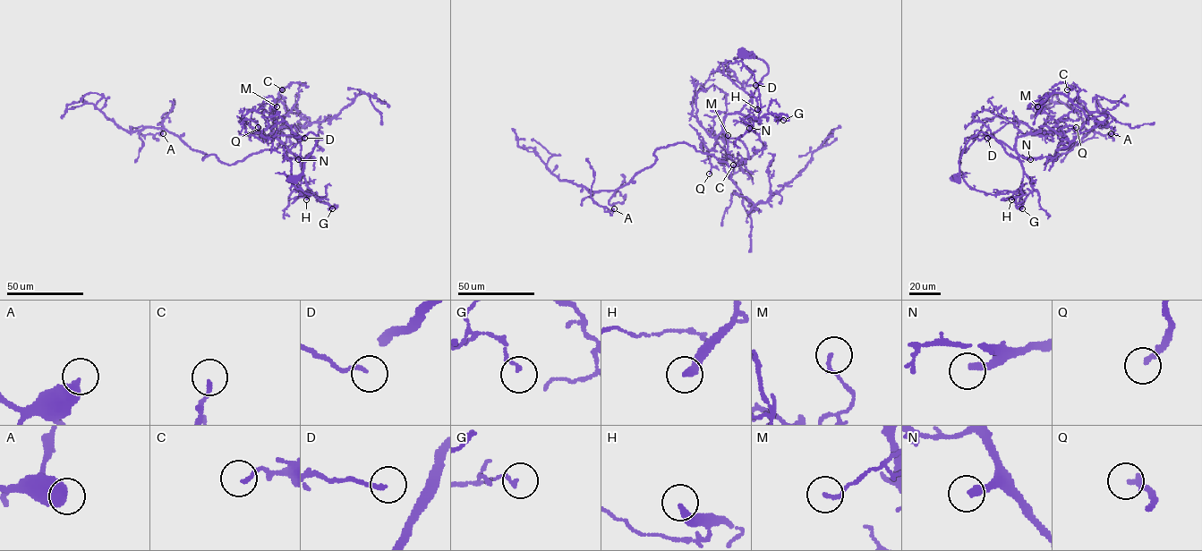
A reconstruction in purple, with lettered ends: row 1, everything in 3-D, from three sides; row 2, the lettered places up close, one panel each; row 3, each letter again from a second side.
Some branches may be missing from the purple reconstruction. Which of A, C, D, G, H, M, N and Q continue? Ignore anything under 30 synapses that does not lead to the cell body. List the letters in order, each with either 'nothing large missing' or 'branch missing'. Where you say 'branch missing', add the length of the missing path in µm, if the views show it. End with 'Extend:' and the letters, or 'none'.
A: nothing large missing
C: nothing large missing
D: nothing large missing
G: nothing large missing
H: nothing large missing
M: nothing large missing
N: branch missing; about 9 µm are missing
Q: branch missing; about 30 µm are missing
Extend: N, Q

